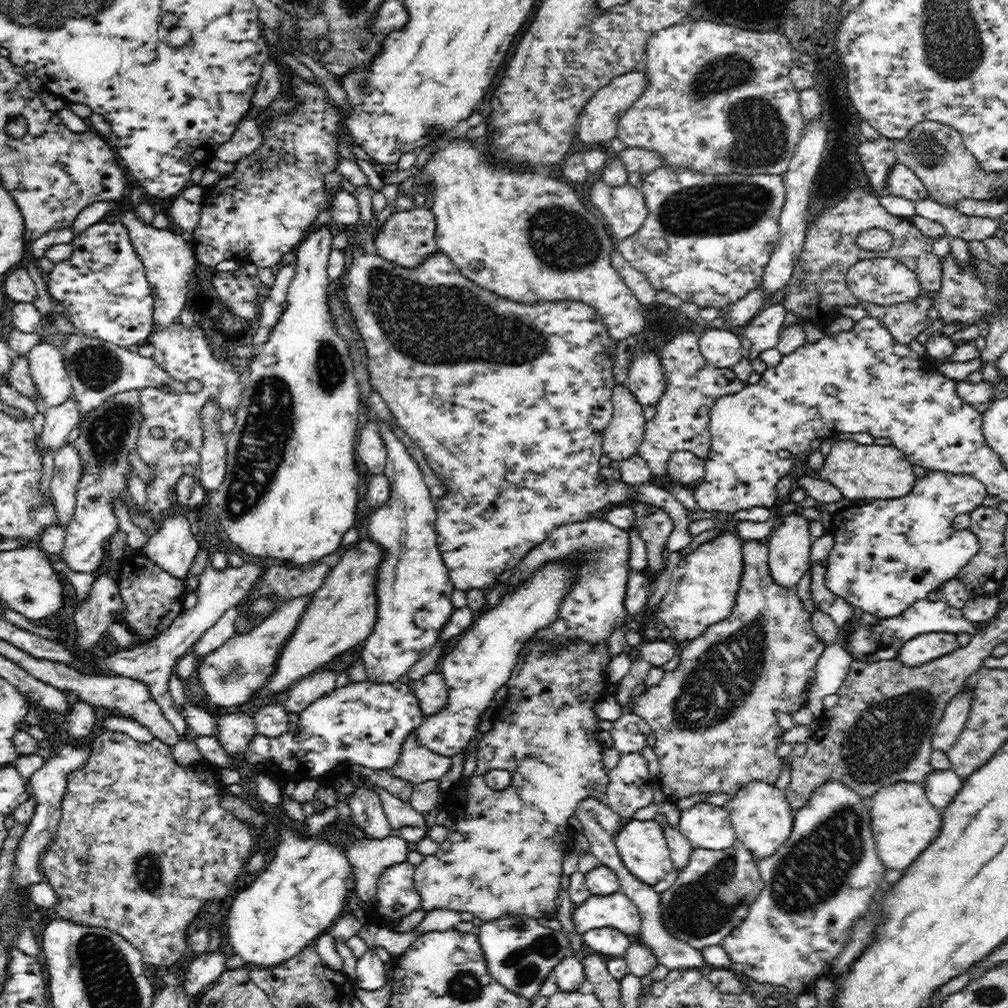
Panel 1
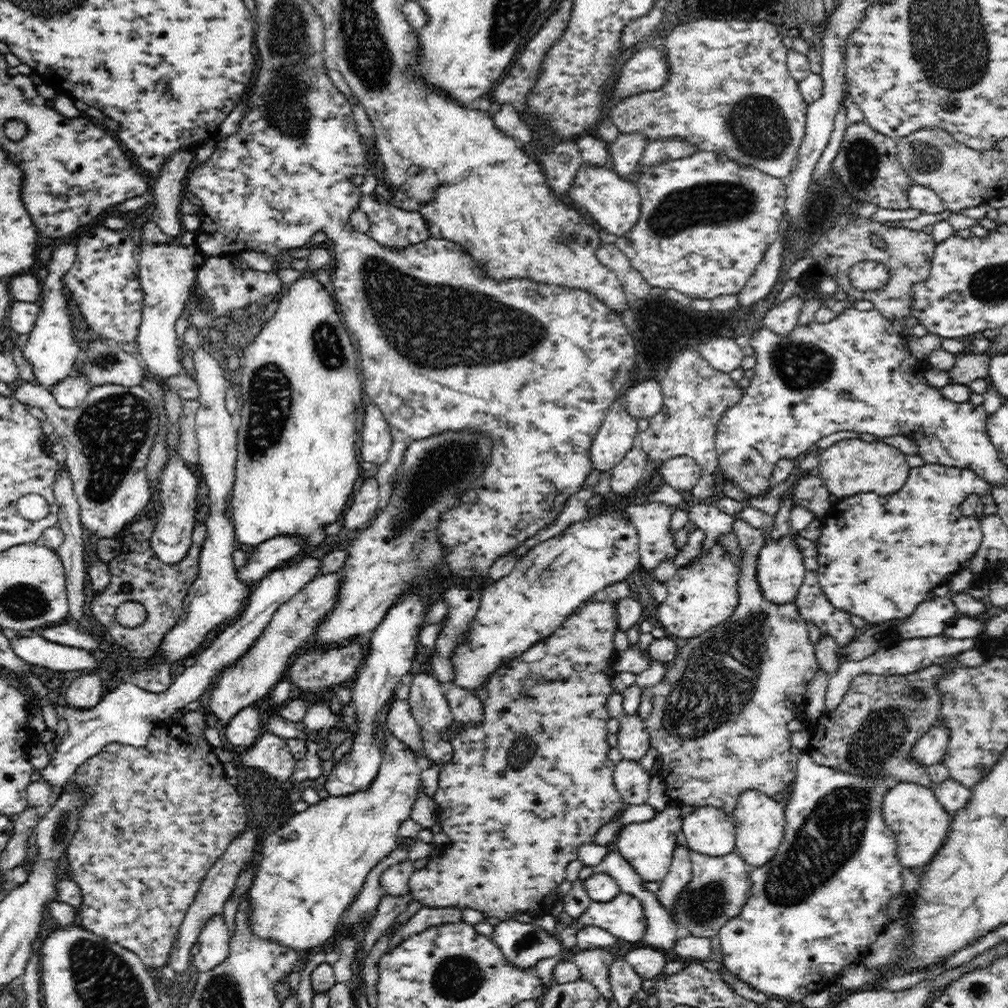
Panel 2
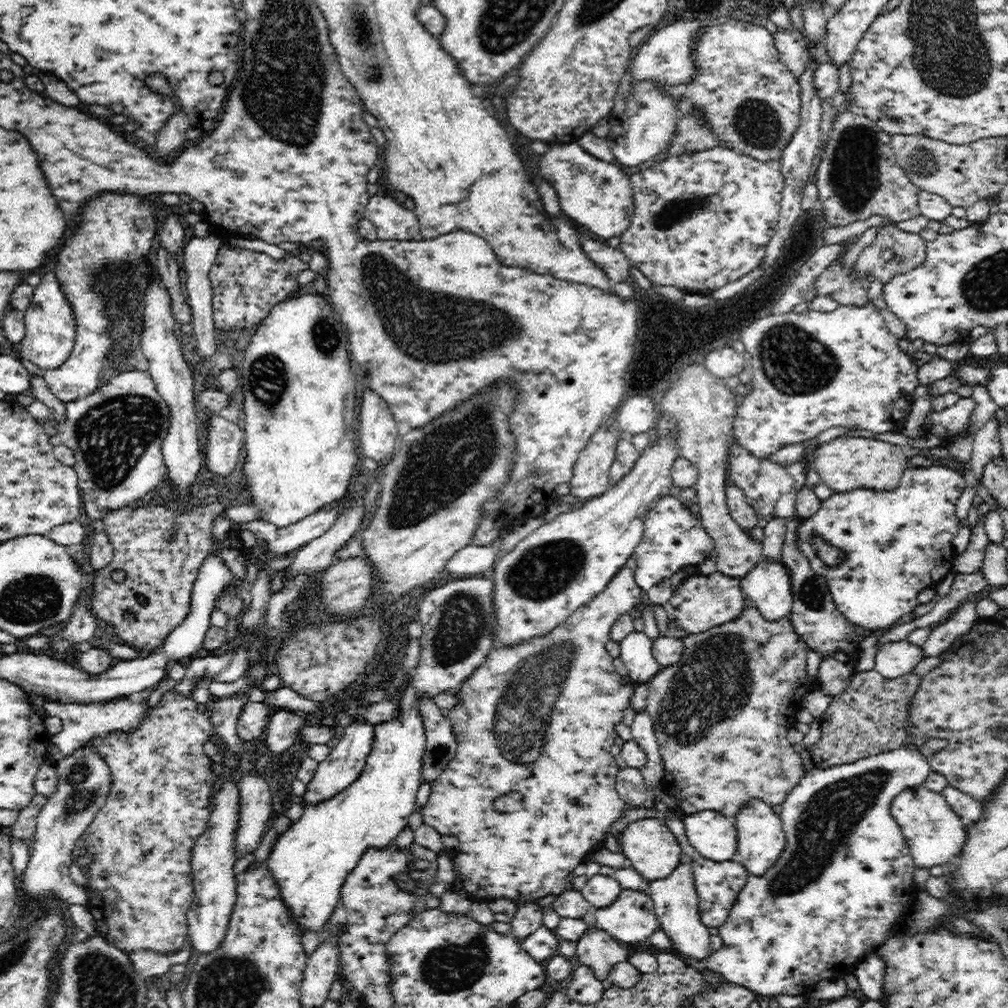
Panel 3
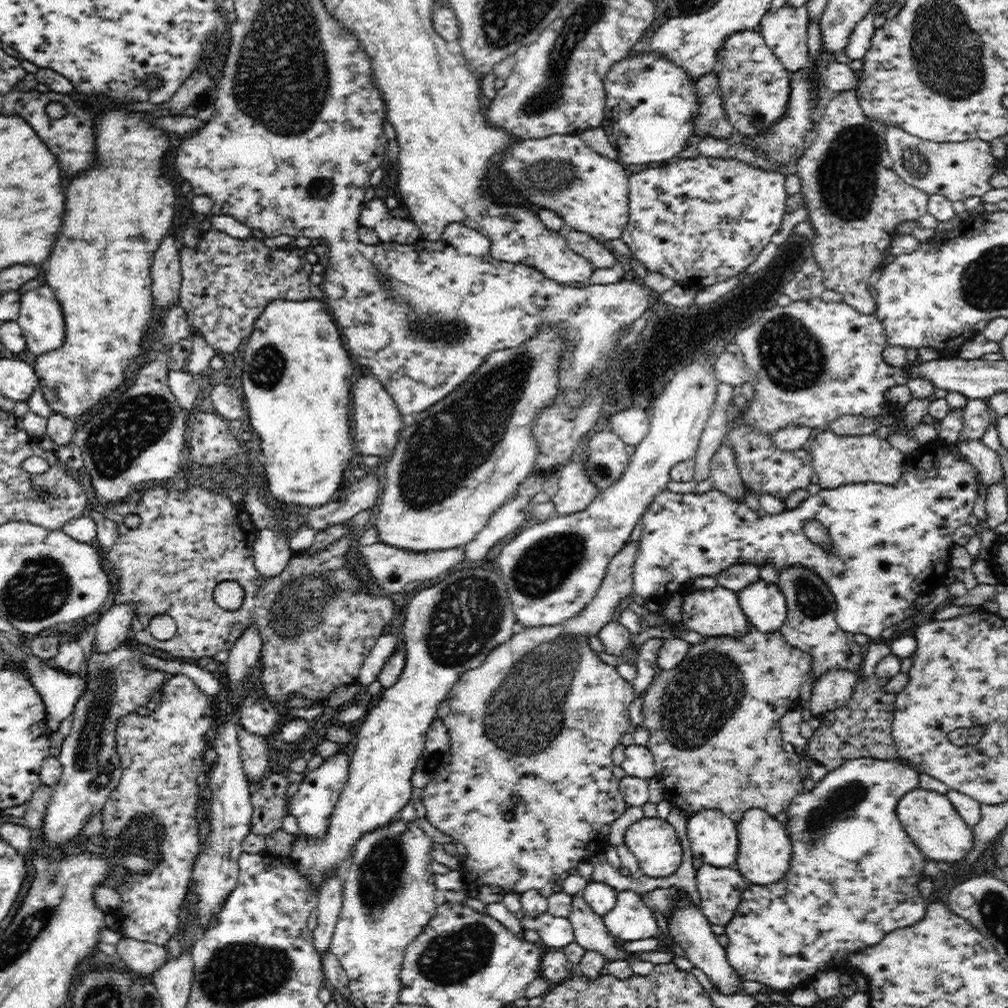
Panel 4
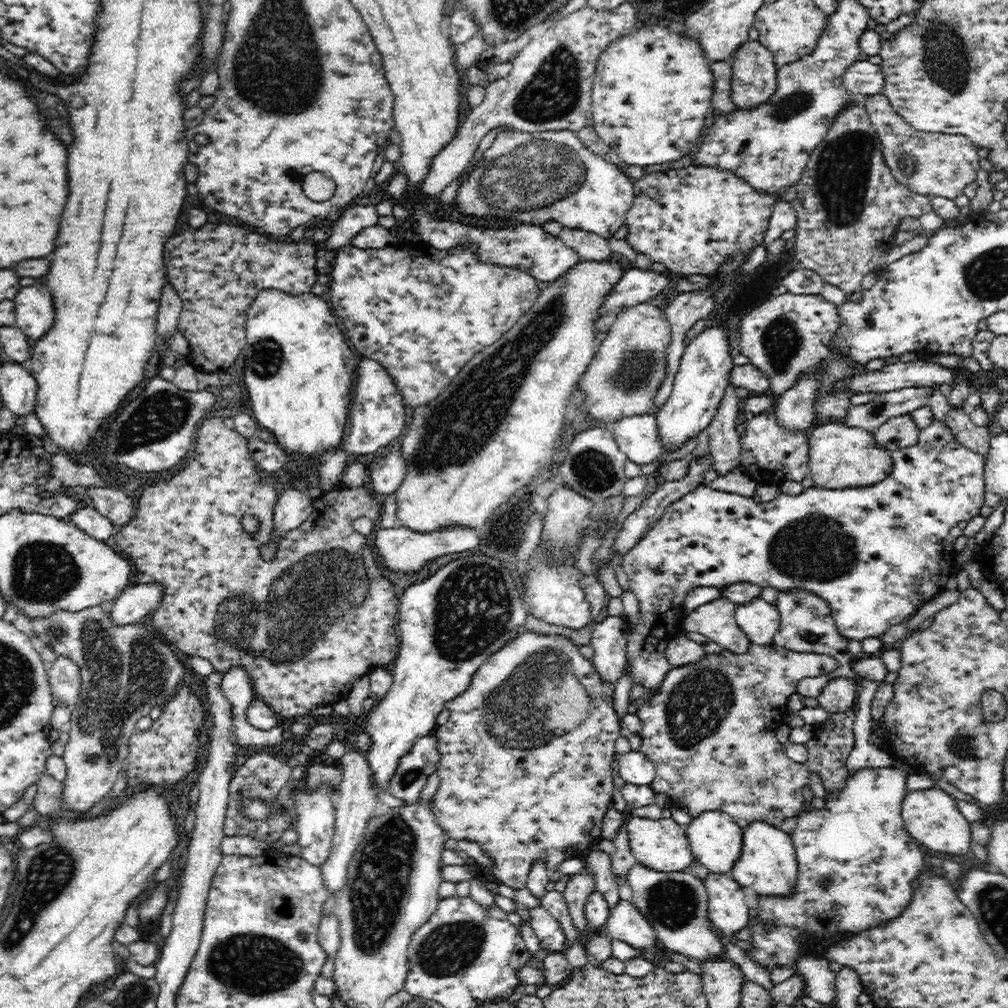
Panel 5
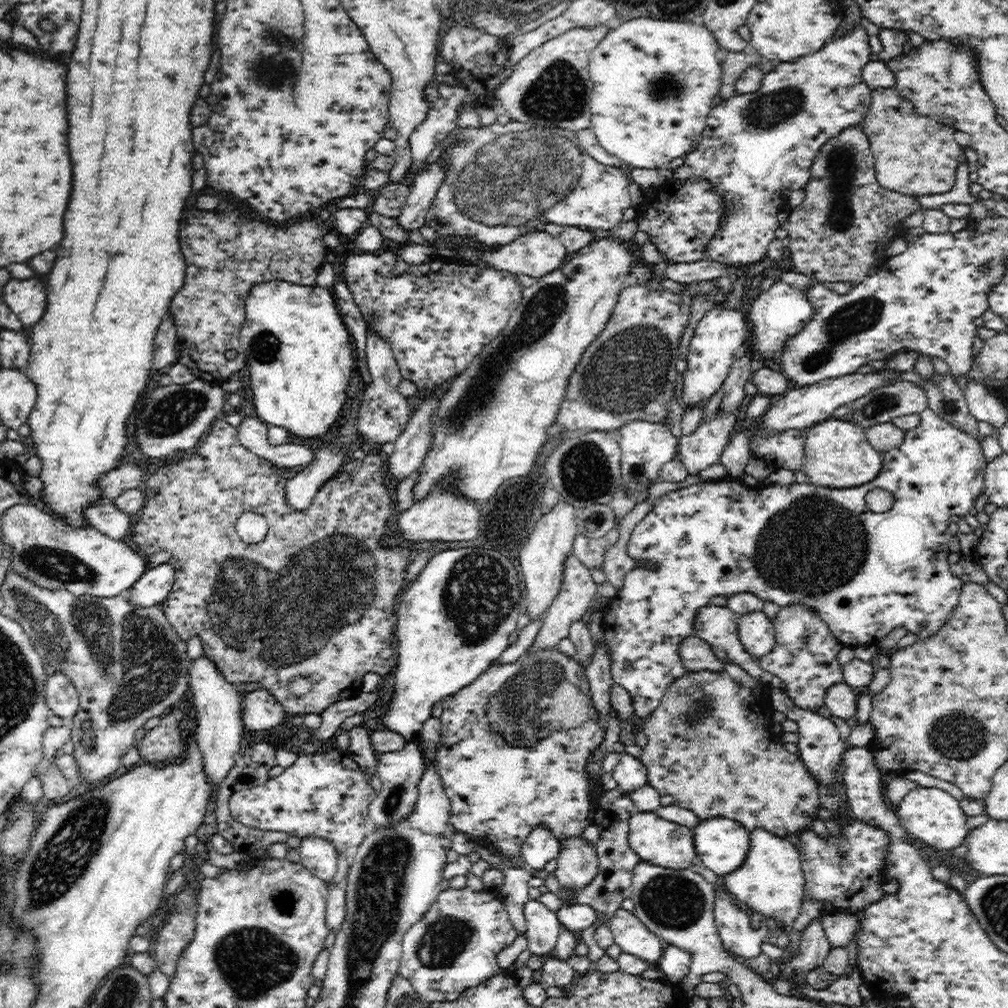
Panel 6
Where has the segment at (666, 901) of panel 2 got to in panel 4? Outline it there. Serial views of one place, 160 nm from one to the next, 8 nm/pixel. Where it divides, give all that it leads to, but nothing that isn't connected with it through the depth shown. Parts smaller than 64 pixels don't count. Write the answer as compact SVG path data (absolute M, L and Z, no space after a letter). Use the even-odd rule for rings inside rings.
M678 899L675 902L675 911L667 922L667 927L672 939L678 942L678 946L684 951L686 959L695 968L706 973L714 988L719 989L719 993L734 995L744 982L736 975L736 971L730 967L728 957L726 957L726 949L716 941L716 934L712 931L710 924L711 922L706 918L703 911L696 907L692 901L689 899Z

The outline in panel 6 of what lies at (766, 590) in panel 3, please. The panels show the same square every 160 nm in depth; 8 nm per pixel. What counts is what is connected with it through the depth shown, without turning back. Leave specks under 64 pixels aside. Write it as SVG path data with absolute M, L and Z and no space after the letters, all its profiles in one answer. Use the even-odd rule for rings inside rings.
M763 610L739 615L737 627L742 646L754 659L760 660L774 648L774 623Z

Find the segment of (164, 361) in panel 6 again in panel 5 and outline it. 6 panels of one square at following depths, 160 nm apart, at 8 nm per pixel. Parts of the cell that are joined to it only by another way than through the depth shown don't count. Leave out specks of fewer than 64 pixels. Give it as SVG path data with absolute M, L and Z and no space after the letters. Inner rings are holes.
M166 281L159 300L157 314L157 334L166 340L173 332L178 331L179 316L182 312L182 299L172 287L170 281Z

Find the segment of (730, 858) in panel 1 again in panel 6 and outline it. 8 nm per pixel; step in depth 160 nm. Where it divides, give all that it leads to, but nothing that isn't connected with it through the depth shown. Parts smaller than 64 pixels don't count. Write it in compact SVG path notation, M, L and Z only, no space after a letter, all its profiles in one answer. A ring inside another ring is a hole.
M724 887L715 890L714 916L723 942L724 949L751 959L759 956L764 940L764 928L760 931L752 929L750 925L750 912L738 909L734 905L735 898Z

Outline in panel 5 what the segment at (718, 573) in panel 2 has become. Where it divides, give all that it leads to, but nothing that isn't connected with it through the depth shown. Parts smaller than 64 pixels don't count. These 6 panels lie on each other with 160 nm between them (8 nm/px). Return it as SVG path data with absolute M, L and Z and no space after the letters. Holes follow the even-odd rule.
M724 597L702 604L684 615L682 629L684 632L704 634L731 653L745 653L752 644L736 622L736 607Z

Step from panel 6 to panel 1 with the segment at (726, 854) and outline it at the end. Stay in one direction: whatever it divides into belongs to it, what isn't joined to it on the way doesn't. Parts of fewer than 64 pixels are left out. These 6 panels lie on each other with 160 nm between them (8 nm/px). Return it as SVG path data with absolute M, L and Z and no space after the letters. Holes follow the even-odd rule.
M710 803L682 807L679 829L692 848L719 851L732 847L737 838L729 807Z

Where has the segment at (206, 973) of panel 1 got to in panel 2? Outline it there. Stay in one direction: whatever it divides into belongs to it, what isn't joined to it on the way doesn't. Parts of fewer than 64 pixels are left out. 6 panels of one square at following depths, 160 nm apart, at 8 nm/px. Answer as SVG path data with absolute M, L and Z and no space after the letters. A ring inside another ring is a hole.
M216 914L206 922L198 938L200 948L192 960L200 973L212 971L228 959L230 938L222 914Z

